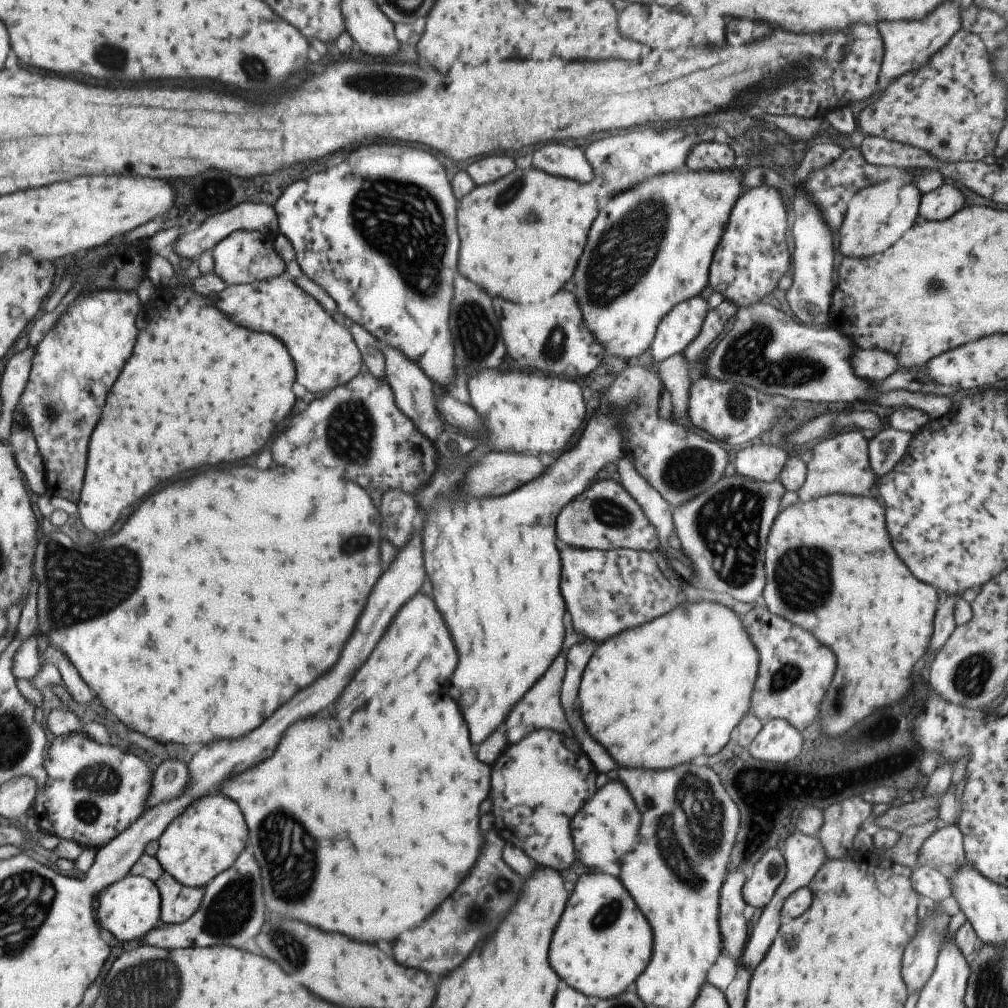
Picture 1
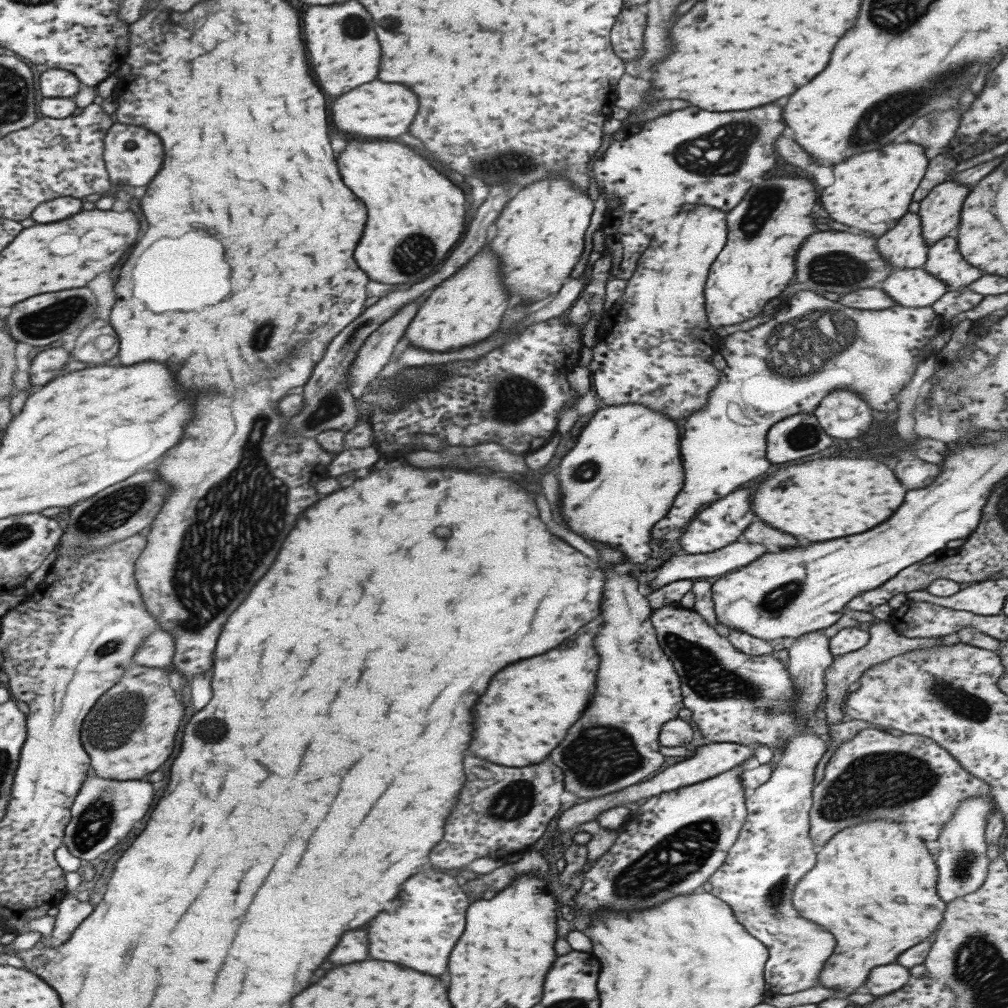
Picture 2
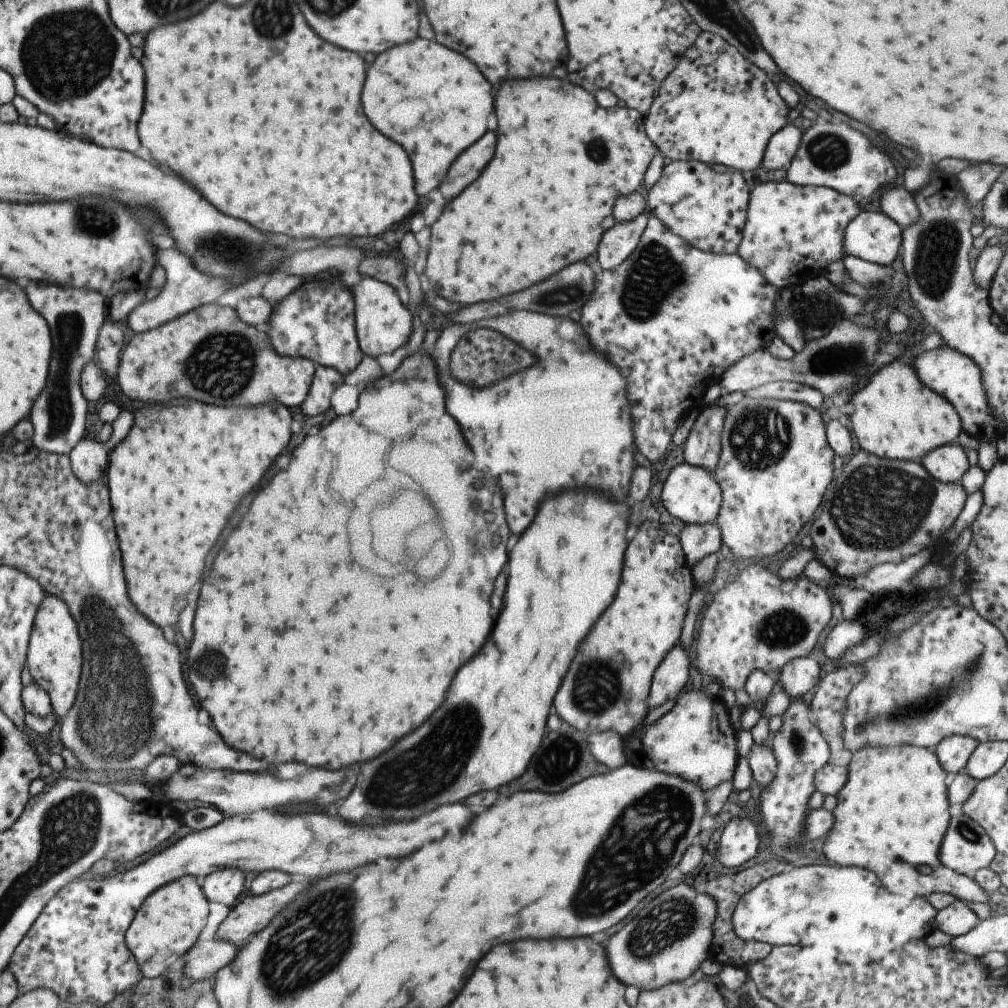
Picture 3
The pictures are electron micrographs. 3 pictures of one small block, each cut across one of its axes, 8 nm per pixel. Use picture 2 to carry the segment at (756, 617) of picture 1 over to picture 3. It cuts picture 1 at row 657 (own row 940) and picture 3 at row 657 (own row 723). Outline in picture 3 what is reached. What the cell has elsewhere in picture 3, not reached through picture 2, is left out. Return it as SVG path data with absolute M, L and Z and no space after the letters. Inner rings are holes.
M807 656L787 662L775 678L779 682L779 688L787 692L787 696L803 696L817 684L817 674L817 660L813 656Z

